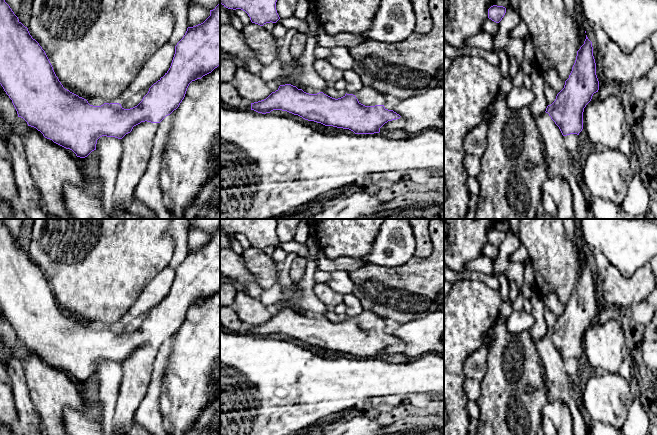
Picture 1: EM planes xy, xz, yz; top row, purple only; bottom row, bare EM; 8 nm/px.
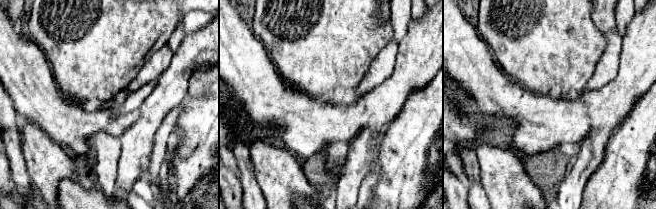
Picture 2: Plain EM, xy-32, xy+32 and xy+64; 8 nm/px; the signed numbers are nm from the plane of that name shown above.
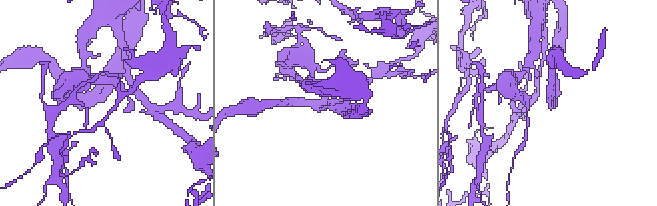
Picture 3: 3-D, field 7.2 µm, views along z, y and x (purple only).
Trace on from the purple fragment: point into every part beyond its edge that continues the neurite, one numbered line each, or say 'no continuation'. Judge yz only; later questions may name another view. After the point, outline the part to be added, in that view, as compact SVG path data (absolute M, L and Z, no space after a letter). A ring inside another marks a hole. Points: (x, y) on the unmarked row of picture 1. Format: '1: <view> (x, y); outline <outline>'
1: yz (557, 380); outline M546 336L539 339L535 346L543 369L548 399L558 401L568 408L574 435L588 435L584 416L578 408L578 394L573 393L569 387L571 376L564 369L564 360L559 351Z

